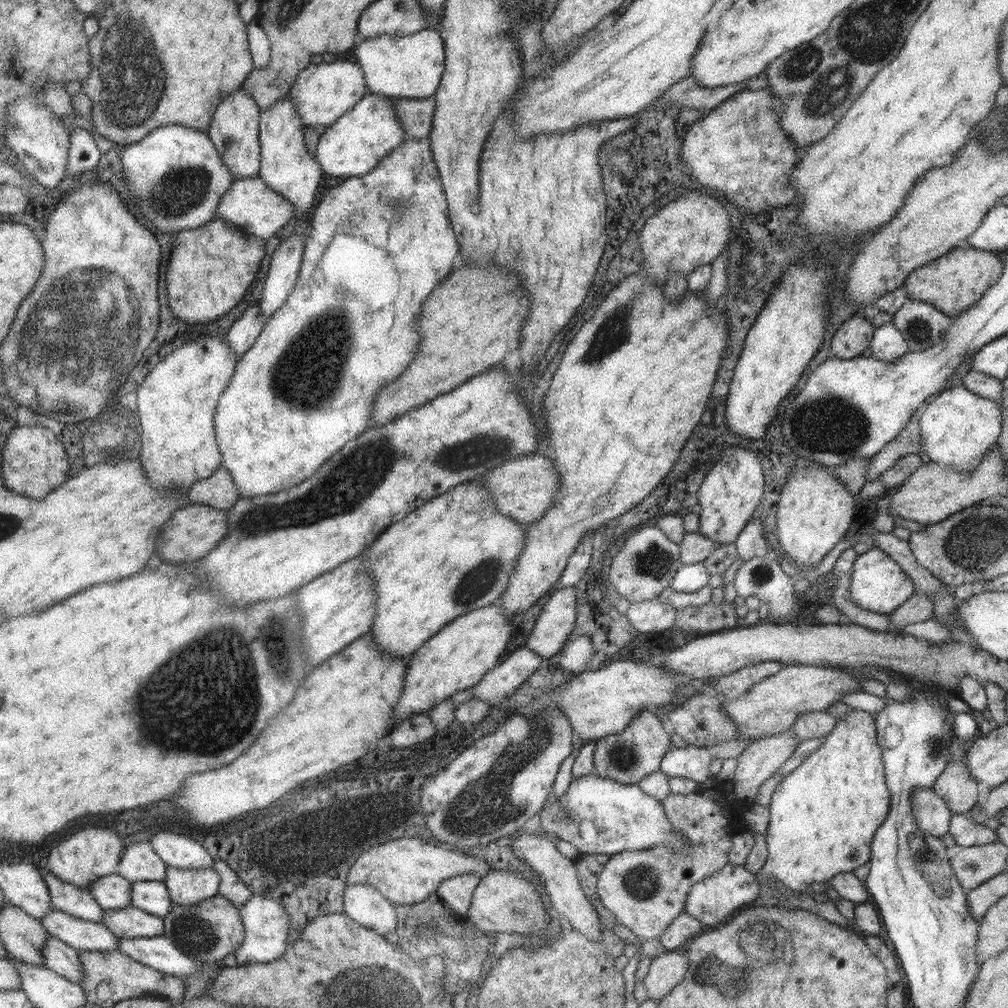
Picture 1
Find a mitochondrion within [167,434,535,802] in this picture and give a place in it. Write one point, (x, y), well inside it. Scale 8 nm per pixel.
(470, 586)

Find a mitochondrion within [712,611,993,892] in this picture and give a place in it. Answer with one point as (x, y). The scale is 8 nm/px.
(935, 746)

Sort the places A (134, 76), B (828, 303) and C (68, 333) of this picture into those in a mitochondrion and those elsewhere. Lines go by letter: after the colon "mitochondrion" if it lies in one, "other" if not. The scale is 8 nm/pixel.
A: mitochondrion
B: other
C: mitochondrion

